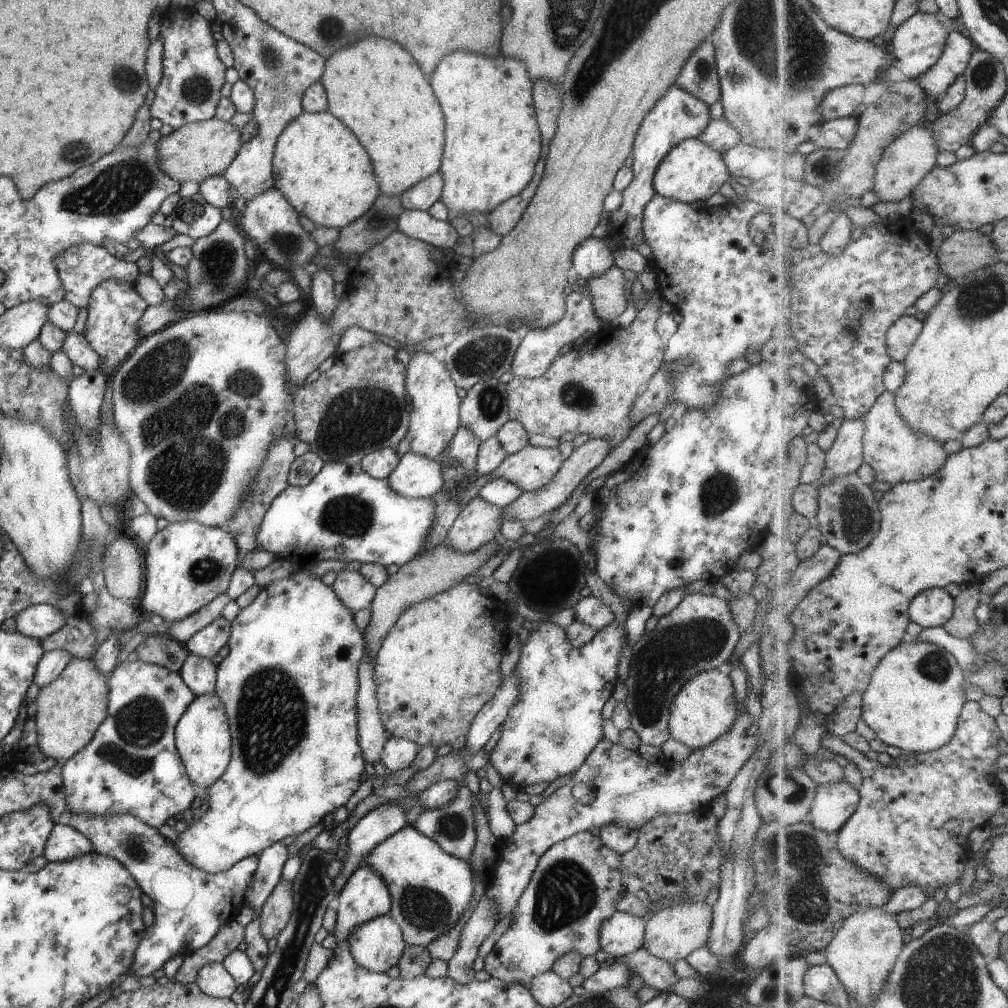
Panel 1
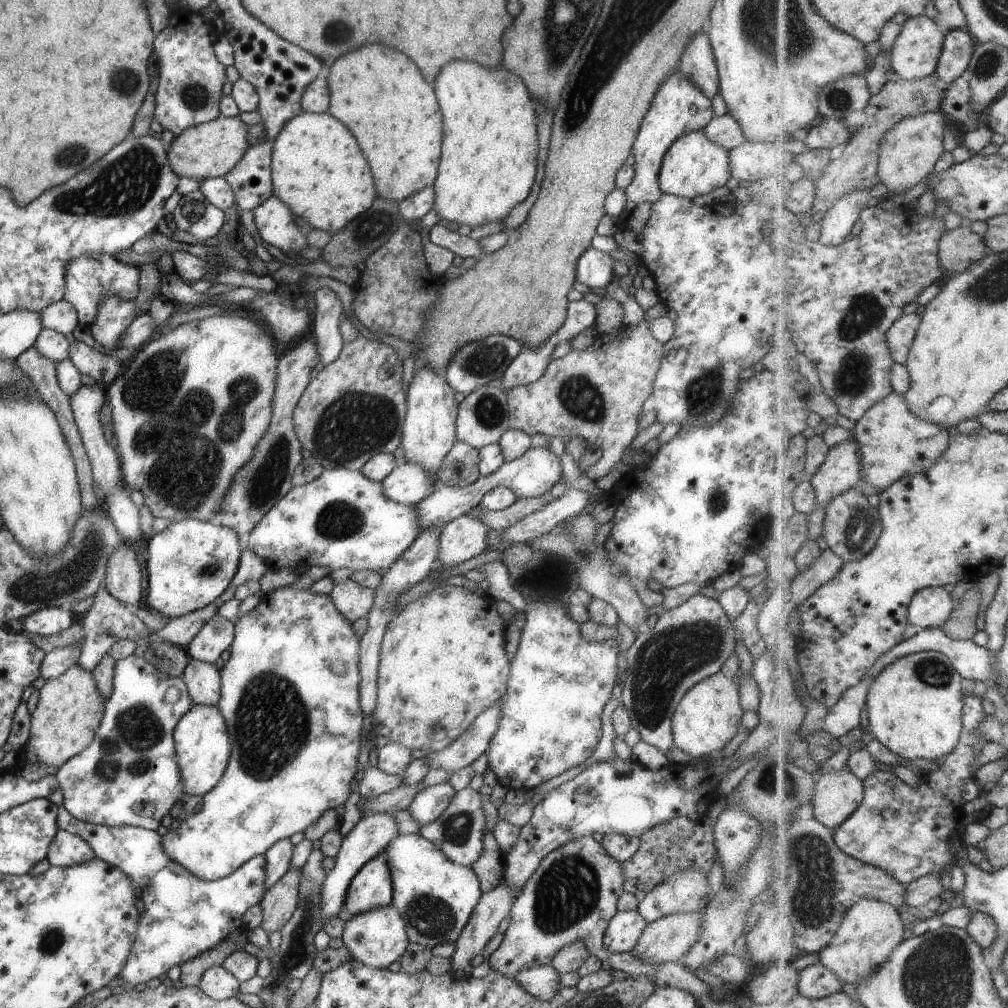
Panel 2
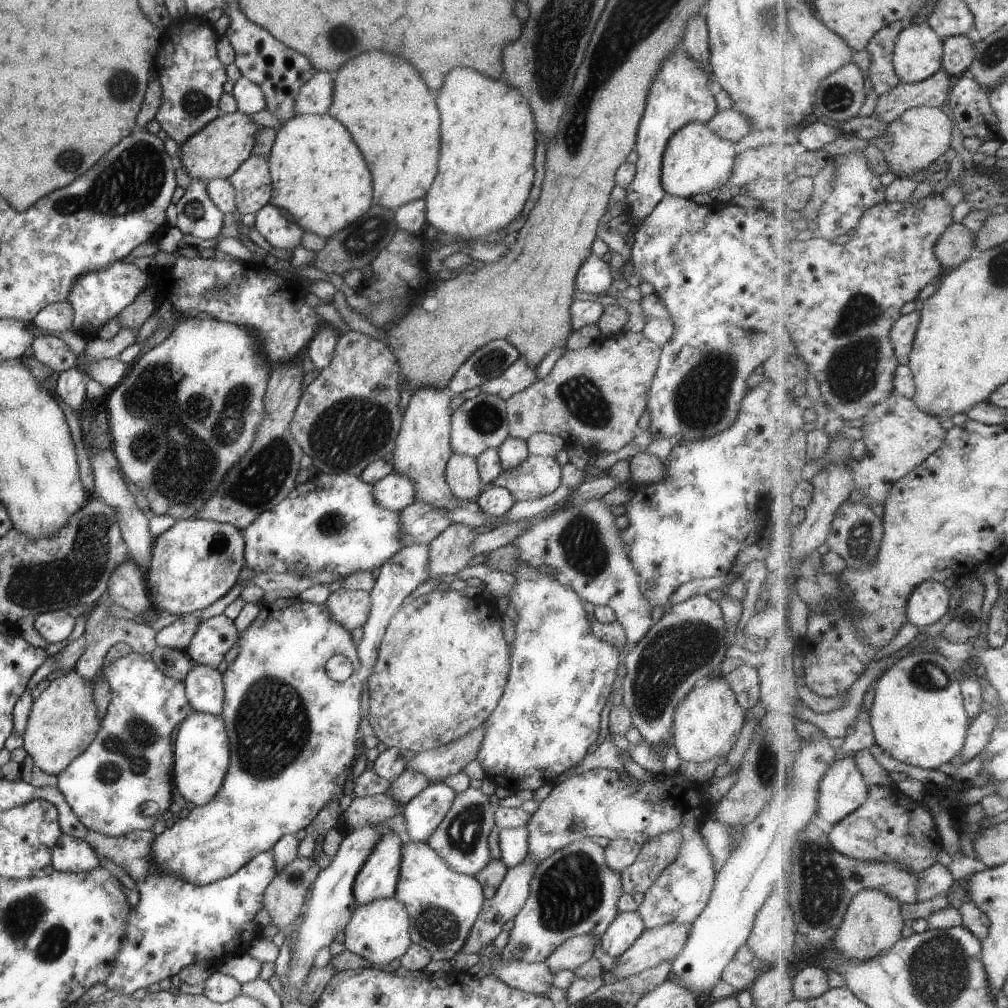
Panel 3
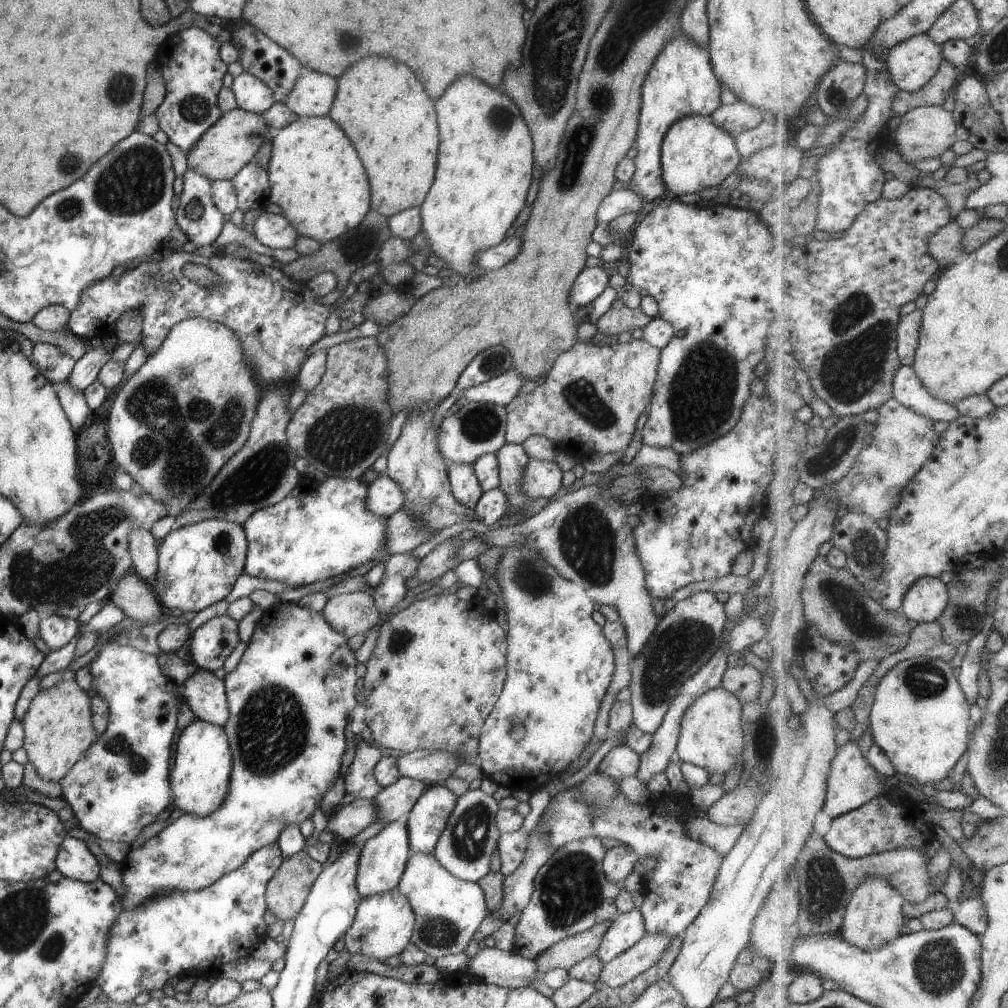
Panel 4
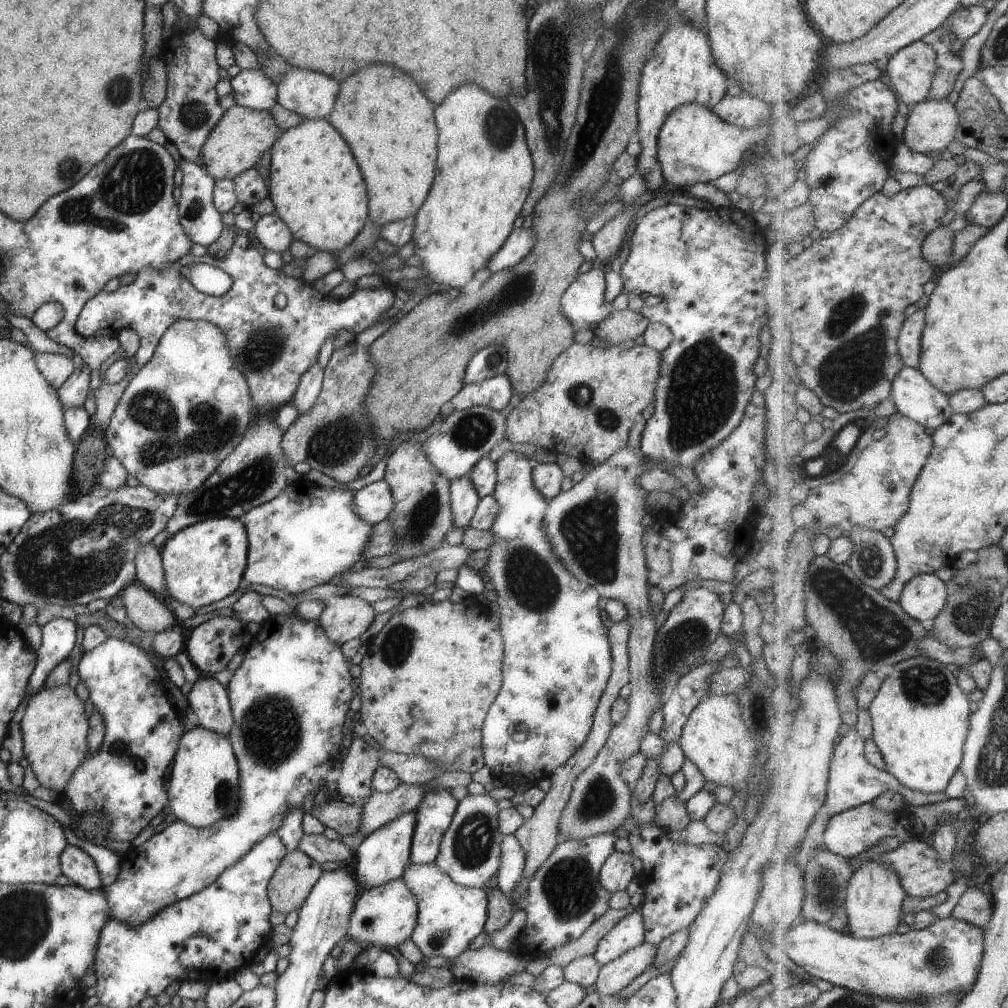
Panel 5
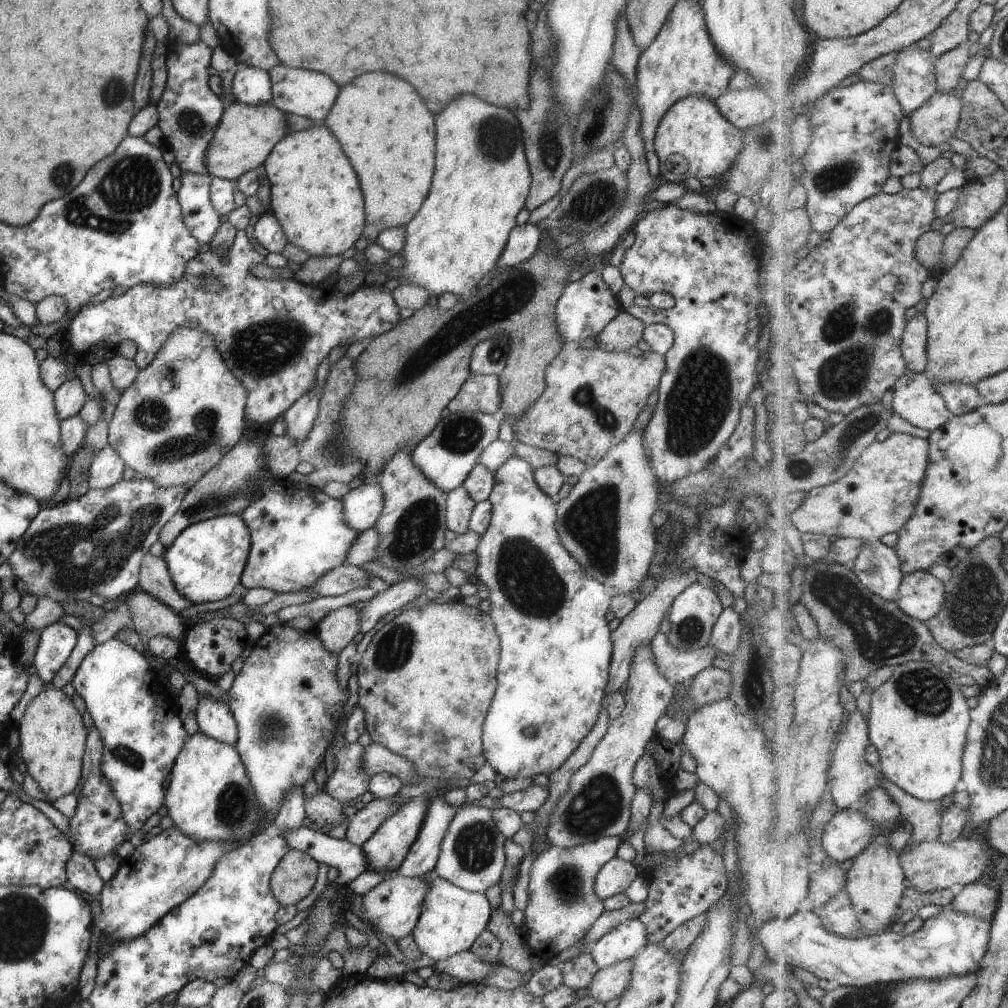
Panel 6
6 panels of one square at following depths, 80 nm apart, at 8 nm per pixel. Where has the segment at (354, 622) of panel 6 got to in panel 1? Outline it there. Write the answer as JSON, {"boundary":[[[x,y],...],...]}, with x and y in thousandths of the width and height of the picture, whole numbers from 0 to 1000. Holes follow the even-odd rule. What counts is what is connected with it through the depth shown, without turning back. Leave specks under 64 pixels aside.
{"boundary":[[[338,564],[328,579],[333,592],[349,607],[366,600],[373,583],[353,565]]]}

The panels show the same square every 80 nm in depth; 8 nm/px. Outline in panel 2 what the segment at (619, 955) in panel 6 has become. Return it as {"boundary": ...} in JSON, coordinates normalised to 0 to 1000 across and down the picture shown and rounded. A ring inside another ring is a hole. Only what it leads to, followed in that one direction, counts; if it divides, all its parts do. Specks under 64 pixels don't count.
{"boundary":[[[632,902],[611,904],[603,913],[597,938],[603,945],[617,945],[627,941],[638,925],[641,915]]]}

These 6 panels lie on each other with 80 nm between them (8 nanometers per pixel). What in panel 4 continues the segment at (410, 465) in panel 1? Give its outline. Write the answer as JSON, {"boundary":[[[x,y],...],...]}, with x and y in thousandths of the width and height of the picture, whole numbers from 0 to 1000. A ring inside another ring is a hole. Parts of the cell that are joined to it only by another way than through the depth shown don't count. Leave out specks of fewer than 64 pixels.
{"boundary":[[[376,470],[364,481],[362,500],[374,512],[385,513],[399,503],[399,484],[383,470]]]}

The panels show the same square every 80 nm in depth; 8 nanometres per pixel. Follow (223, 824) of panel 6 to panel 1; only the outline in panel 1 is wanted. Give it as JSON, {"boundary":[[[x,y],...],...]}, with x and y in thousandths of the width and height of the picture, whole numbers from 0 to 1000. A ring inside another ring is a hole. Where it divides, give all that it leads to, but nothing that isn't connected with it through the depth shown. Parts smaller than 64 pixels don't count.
{"boundary":[[[214,688],[195,689],[186,699],[173,722],[173,739],[184,763],[184,774],[198,786],[209,780],[225,762],[229,731],[221,697]]]}

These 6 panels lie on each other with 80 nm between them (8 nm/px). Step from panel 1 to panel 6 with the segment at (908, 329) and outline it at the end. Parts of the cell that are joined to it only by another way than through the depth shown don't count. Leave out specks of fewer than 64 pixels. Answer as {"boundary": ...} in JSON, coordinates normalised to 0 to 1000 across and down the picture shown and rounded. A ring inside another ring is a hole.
{"boundary":[[[918,311],[909,313],[900,319],[896,333],[895,351],[901,365],[908,370],[918,370],[922,361],[920,350],[921,318]]]}

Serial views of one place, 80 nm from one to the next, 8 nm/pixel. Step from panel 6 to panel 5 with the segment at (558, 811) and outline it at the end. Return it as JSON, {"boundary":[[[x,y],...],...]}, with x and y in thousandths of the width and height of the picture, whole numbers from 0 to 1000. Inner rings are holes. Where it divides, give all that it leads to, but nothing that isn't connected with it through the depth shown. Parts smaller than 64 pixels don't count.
{"boundary":[[[621,442],[602,453],[598,459],[578,471],[575,478],[562,488],[543,497],[538,514],[540,532],[547,541],[547,548],[555,558],[576,577],[586,580],[597,596],[608,594],[621,601],[625,614],[625,626],[621,635],[625,690],[623,701],[614,719],[607,719],[601,737],[594,743],[582,762],[568,775],[567,783],[560,798],[554,815],[555,833],[574,833],[583,829],[604,826],[615,820],[624,808],[624,779],[614,770],[614,761],[628,747],[634,746],[634,735],[643,726],[641,714],[650,701],[658,698],[653,680],[645,671],[647,639],[654,619],[645,608],[642,594],[643,577],[637,528],[634,520],[638,503],[642,502],[638,488],[629,479],[639,467],[631,446]]]}

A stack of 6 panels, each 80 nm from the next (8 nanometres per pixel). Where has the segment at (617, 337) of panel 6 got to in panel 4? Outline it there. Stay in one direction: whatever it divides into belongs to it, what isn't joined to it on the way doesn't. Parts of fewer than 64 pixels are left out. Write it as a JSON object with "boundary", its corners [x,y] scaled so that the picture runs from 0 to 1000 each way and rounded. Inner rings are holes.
{"boundary":[[[604,305],[602,310],[599,310],[598,313],[592,317],[590,323],[592,328],[600,333],[612,333],[616,329],[637,326],[641,321],[644,321],[645,317],[646,315],[637,311],[634,306]]]}

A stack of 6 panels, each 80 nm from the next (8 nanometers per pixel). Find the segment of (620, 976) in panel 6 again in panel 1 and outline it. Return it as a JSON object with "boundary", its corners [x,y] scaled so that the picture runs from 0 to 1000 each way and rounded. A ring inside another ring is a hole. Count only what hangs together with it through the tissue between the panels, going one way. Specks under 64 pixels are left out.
{"boundary":[[[686,893],[660,900],[648,906],[639,915],[637,938],[646,948],[667,955],[680,950],[687,942],[700,937],[706,914],[706,899],[699,894]]]}

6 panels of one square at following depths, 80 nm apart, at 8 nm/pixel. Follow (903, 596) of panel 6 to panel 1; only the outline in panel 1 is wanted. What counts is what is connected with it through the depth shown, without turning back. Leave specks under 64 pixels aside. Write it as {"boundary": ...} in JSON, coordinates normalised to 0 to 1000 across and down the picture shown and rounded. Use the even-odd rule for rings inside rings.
{"boundary":[[[938,583],[920,584],[903,597],[903,615],[916,624],[936,622],[945,613],[946,594]]]}

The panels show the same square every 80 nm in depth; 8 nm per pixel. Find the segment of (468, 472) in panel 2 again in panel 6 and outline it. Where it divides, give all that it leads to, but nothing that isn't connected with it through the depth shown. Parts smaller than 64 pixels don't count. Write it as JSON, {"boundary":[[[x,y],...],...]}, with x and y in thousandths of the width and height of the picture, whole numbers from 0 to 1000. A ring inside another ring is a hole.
{"boundary":[[[457,481],[446,486],[442,490],[441,497],[442,524],[454,531],[461,528],[464,525],[464,514],[471,499]]]}

